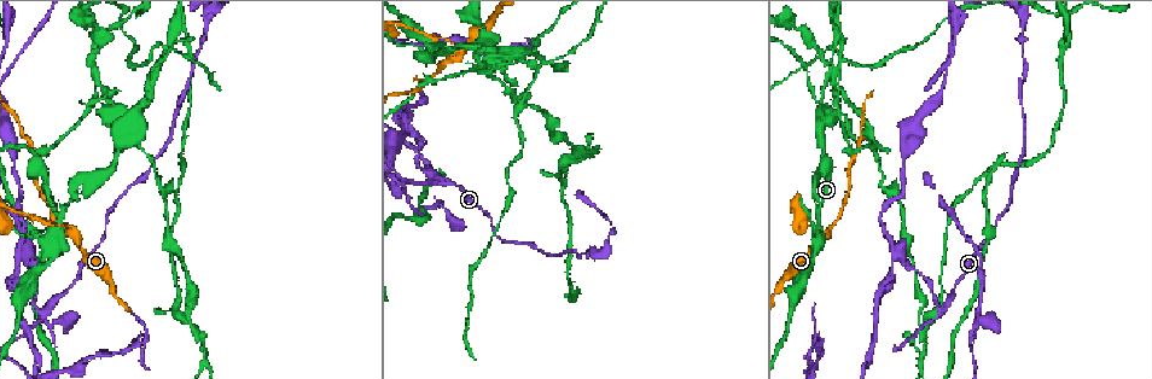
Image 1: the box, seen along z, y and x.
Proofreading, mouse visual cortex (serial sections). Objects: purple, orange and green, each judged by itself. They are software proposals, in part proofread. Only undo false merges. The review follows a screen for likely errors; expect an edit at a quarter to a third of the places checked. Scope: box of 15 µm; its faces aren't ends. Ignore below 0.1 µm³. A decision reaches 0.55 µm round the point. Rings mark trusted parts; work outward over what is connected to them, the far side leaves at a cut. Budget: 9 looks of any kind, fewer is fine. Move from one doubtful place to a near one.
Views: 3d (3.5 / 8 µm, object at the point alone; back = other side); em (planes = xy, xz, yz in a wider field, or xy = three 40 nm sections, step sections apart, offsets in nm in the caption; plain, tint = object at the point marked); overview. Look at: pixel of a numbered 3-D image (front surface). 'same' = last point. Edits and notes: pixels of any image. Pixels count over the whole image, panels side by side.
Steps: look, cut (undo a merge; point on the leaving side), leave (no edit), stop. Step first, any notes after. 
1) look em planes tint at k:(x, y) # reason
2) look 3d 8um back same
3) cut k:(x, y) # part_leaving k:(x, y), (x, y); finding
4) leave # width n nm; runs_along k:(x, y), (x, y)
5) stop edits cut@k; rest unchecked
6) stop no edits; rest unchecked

look 3d 3.5um back at 1:(817, 211) # a narrow waist

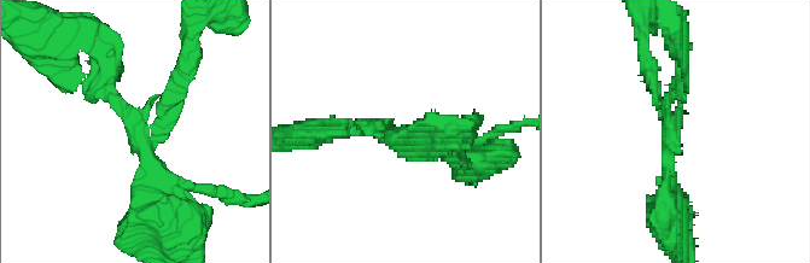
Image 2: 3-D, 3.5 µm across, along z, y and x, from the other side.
look em xy step 3 tint at 2:(143, 130)

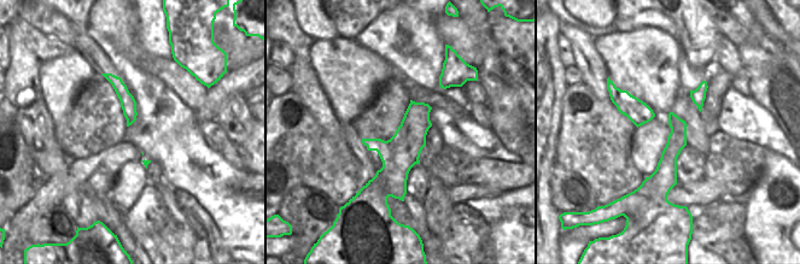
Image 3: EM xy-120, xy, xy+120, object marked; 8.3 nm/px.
cut 2:(383, 139) # part_leaving 2:(417, 138), (350, 128); a second cell is stuck on

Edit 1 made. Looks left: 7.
look overview # redraw

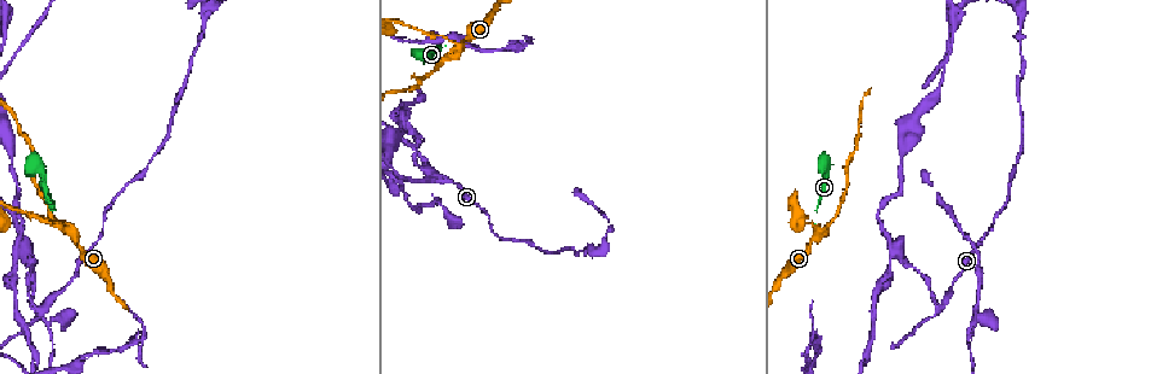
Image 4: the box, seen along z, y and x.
look 3d 3.5um at 4:(941, 310) # abrupt turn

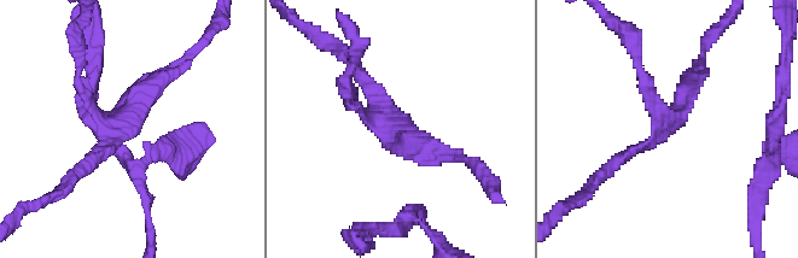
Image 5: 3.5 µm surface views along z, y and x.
look em xy step 2 tint at 5:(671, 122) # shape alone is not enough

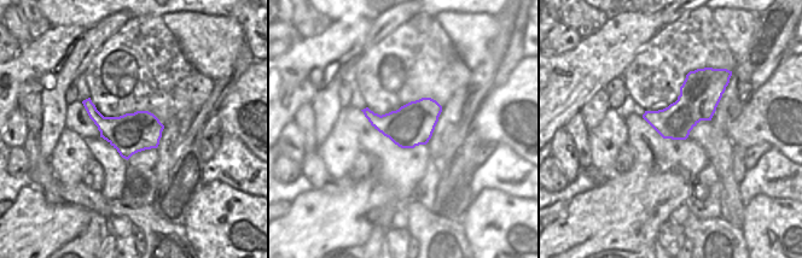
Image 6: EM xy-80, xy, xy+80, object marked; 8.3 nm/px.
look em xy step 5 tint same

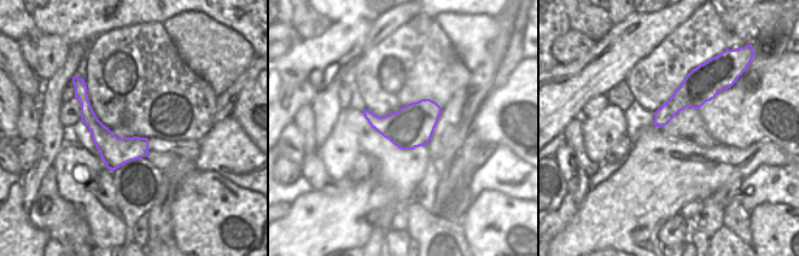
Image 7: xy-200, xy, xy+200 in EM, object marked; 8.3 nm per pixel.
leave # runs_along 7:(85, 97), (117, 149), (145, 151); all the same cell

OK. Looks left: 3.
look 3d 8um at 4:(401, 126) # three arms meet

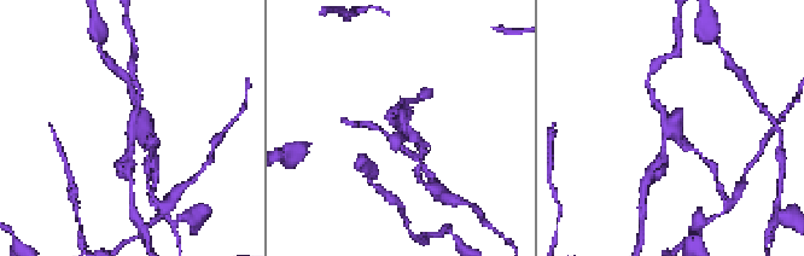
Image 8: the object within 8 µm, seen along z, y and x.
look em xy step 2 tint at 8:(672, 128) # now the EM

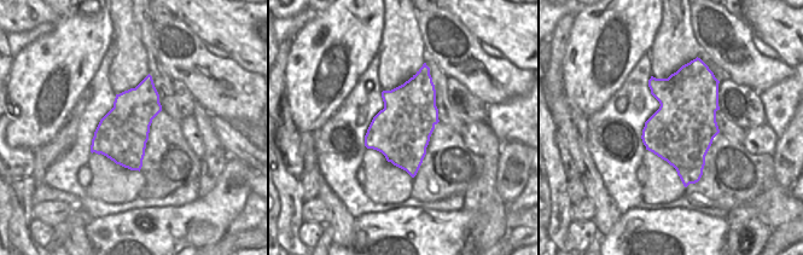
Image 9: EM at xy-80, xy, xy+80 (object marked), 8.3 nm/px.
cut 8:(135, 100) # part_leaving 8:(134, 118), (139, 103), (135, 79); a second cell is stuck on

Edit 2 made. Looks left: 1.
stop edits cut@2, cut@8; rest unchecked

